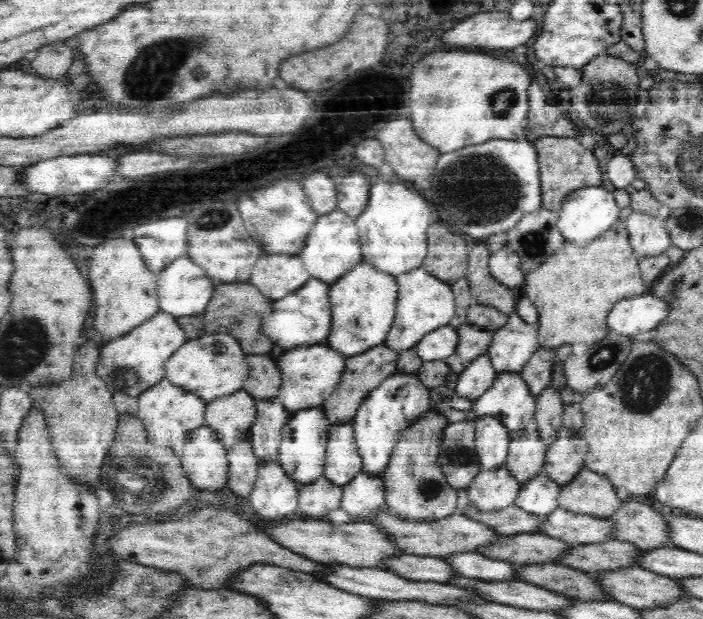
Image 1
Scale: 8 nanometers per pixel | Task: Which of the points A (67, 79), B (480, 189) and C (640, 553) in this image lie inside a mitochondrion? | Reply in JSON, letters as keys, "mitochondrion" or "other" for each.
{"A":"other","B":"mitochondrion","C":"other"}

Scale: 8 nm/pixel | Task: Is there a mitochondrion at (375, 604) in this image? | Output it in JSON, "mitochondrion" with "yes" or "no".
{"mitochondrion":"no"}

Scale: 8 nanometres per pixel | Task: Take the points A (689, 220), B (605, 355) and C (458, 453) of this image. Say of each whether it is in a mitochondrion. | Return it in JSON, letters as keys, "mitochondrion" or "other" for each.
{"A":"mitochondrion","B":"mitochondrion","C":"mitochondrion"}

